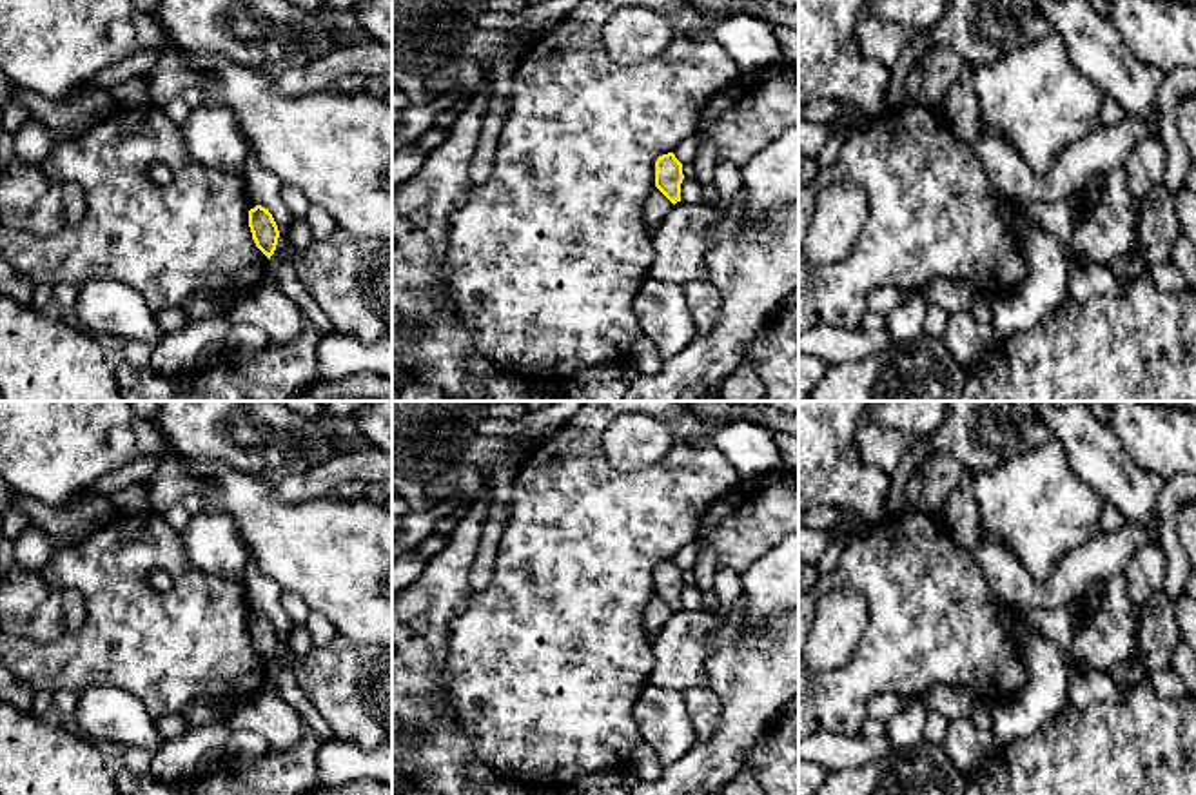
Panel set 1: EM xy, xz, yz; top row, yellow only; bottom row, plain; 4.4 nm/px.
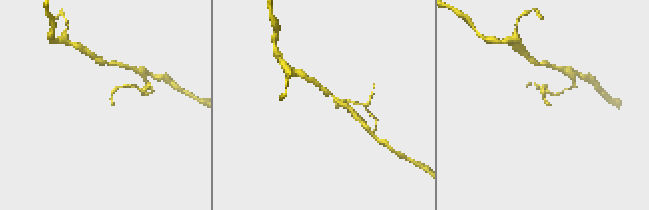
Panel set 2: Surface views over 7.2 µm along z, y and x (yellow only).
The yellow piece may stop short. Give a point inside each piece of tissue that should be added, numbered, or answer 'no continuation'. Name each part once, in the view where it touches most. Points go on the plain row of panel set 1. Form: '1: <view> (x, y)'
no continuation

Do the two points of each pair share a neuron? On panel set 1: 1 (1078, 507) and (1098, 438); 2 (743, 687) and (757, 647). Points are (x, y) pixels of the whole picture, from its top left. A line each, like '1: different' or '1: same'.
1: different
2: same

